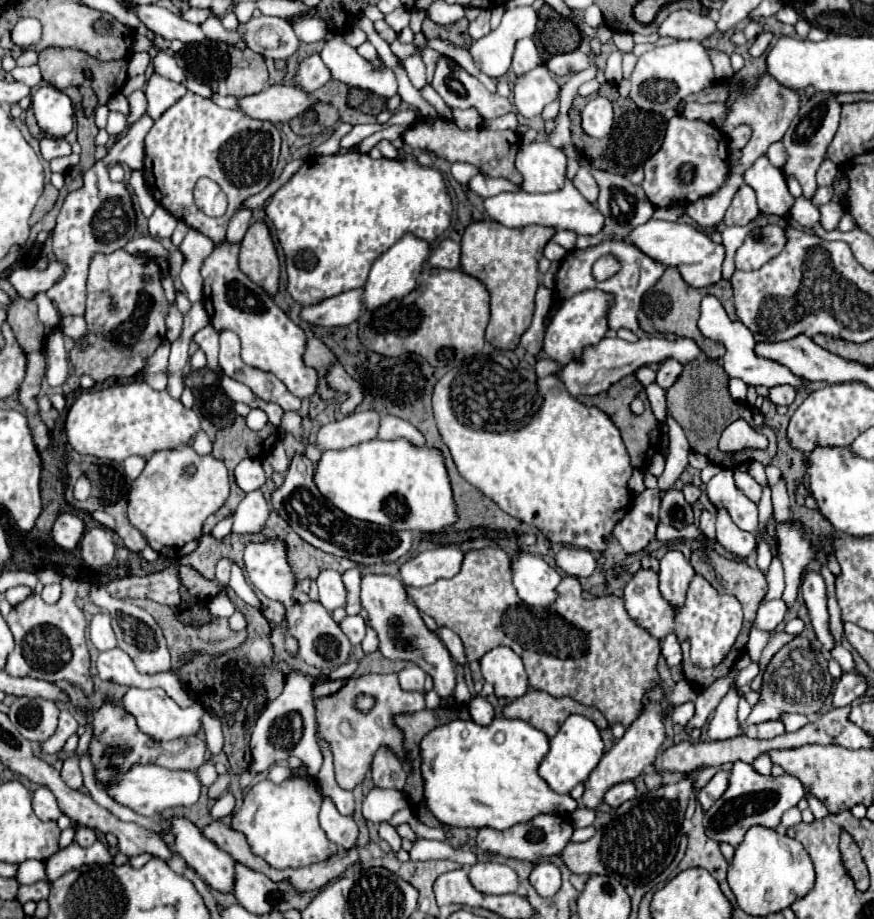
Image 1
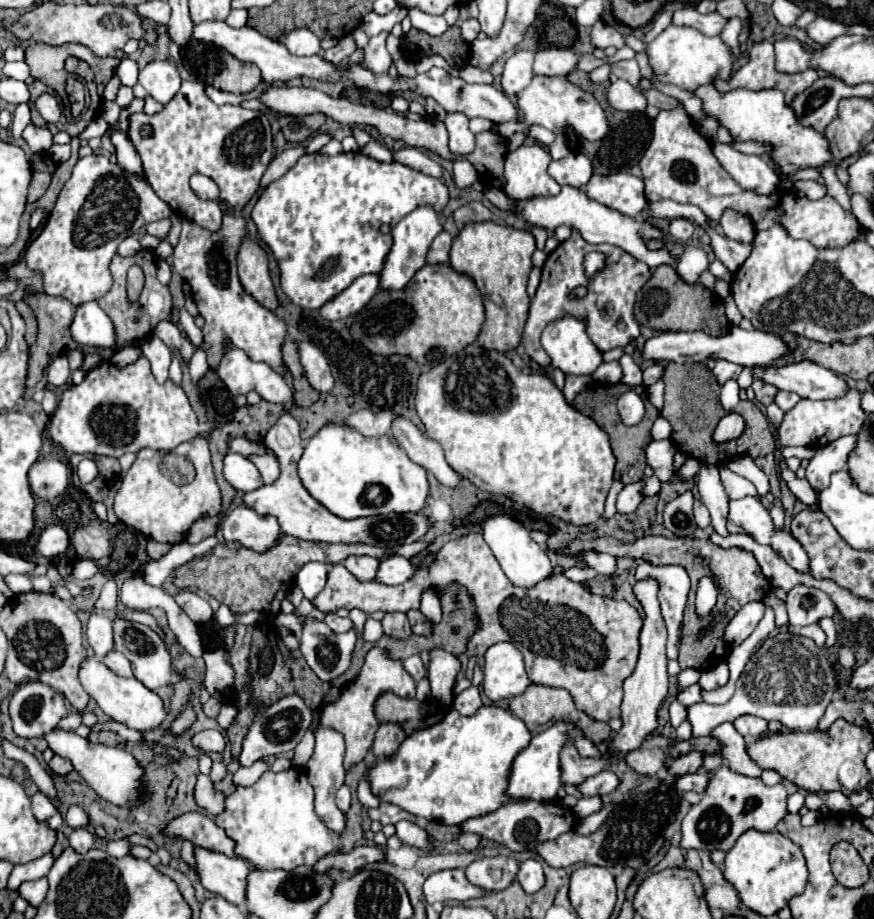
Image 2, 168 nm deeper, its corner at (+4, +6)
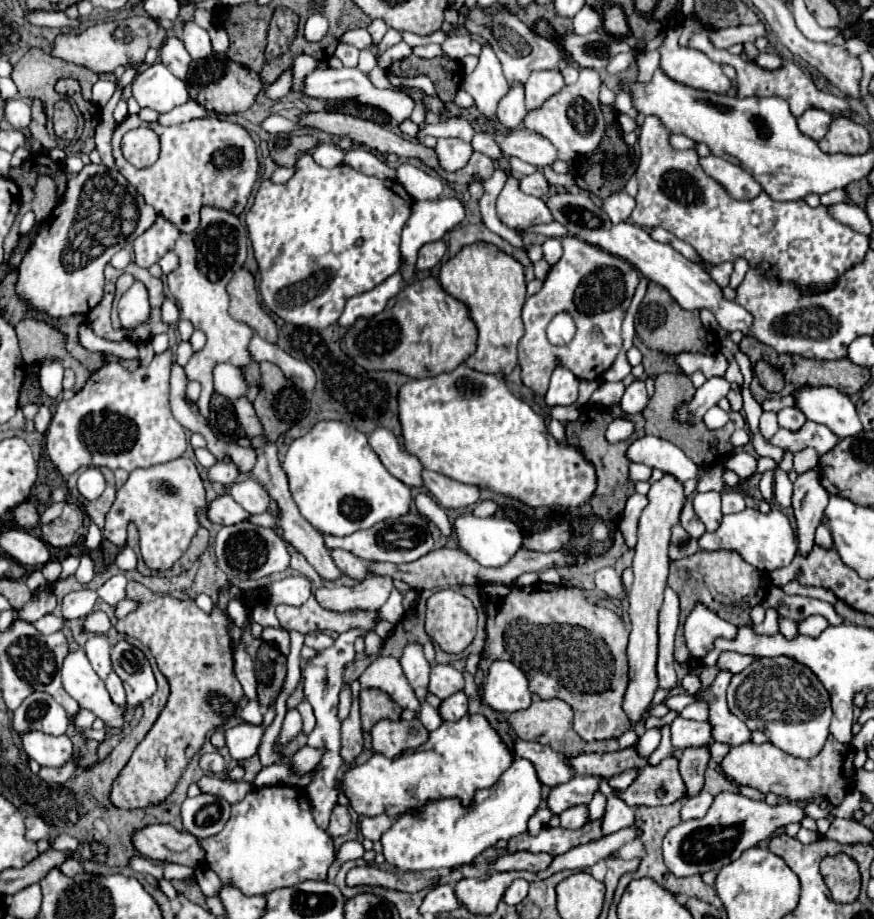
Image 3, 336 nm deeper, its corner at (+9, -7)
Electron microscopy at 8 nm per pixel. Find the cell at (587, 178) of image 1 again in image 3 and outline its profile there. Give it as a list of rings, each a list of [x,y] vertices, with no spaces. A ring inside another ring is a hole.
[[[536,170],[534,174],[520,178],[520,190],[522,190],[524,194],[532,194],[532,196],[544,198],[544,196],[550,192],[550,186],[548,186],[548,182],[546,182],[546,176],[544,176],[540,170]]]

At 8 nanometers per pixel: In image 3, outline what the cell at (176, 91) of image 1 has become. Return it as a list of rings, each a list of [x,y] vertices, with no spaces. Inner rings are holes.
[[[162,62],[144,66],[136,74],[132,82],[132,94],[142,108],[152,108],[162,114],[190,100],[186,82],[166,70]]]

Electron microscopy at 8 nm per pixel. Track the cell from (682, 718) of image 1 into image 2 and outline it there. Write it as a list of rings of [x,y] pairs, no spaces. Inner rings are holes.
[[[673,701],[669,707],[669,721],[673,727],[679,727],[679,723],[687,717],[687,707],[683,707],[679,701]]]

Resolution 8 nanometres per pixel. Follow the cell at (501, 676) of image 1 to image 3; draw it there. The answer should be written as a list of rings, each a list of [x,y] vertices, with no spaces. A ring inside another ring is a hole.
[[[496,660],[490,666],[484,684],[484,702],[498,712],[518,712],[532,704],[534,696],[528,688],[526,674],[512,662]]]

